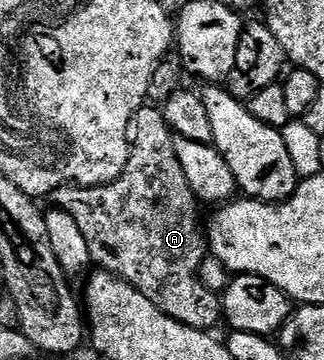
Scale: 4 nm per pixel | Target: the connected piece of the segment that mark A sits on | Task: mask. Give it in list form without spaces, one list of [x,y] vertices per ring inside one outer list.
[[[157,105],[143,106],[132,123],[130,159],[121,176],[106,186],[60,186],[54,191],[52,201],[57,209],[68,212],[68,216],[80,224],[80,232],[84,232],[84,240],[88,240],[91,263],[98,270],[107,270],[109,274],[132,284],[144,292],[144,296],[148,296],[148,300],[152,300],[160,312],[180,320],[180,324],[210,332],[215,329],[213,326],[217,322],[223,321],[222,300],[198,276],[208,257],[208,238],[204,233],[203,219],[202,222],[198,219],[198,198],[192,188],[188,188],[184,168],[180,168],[180,160],[176,160],[175,137]]]

